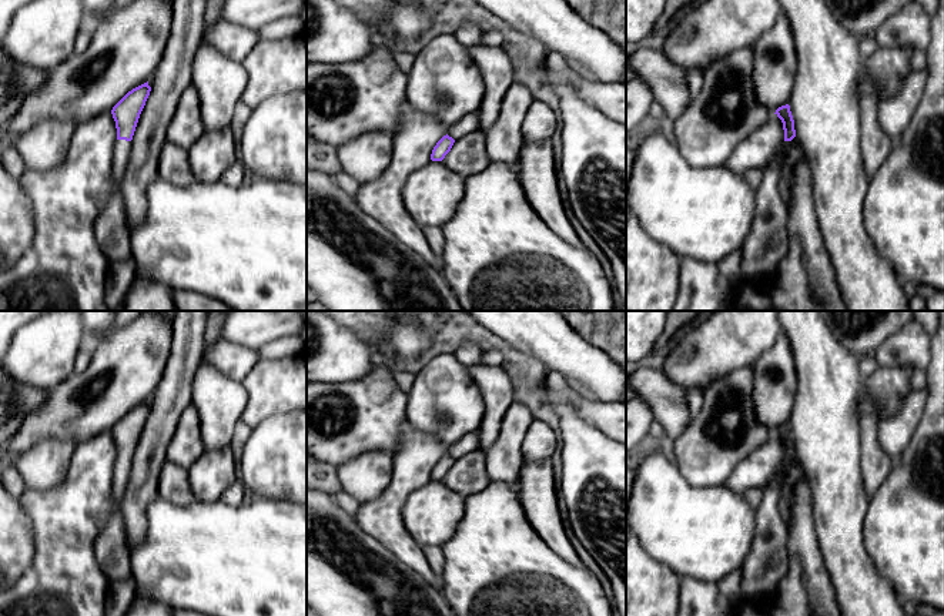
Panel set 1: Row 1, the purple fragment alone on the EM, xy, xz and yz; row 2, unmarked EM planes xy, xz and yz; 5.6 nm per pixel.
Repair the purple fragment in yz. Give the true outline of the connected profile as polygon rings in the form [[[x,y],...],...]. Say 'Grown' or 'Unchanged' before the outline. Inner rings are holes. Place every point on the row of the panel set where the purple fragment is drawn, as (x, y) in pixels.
Grown. [[[789,104],[779,107],[774,114],[783,123],[784,143],[761,171],[756,217],[743,245],[740,265],[740,278],[747,282],[767,281],[789,250],[787,208],[780,195],[779,177],[783,154],[796,137],[796,130]]]

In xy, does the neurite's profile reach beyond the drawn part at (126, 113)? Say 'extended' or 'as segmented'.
extended

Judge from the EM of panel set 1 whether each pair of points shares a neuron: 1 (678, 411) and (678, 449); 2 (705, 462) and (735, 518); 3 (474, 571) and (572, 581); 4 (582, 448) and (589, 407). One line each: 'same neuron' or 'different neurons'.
1: different neurons
2: different neurons
3: same neuron
4: different neurons

